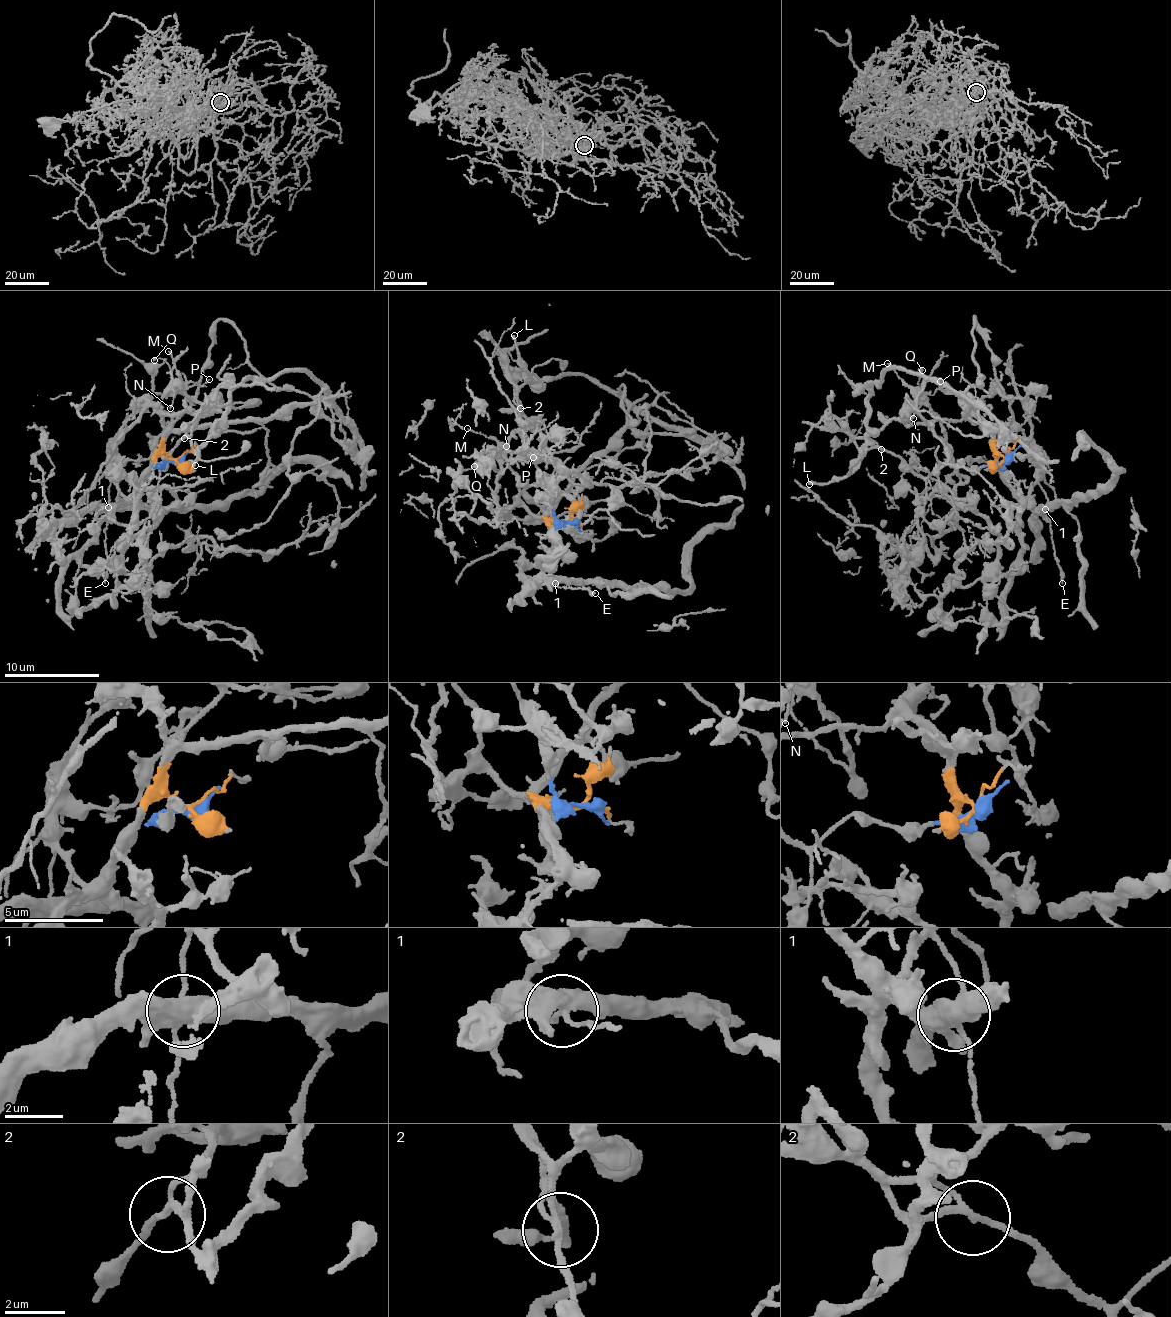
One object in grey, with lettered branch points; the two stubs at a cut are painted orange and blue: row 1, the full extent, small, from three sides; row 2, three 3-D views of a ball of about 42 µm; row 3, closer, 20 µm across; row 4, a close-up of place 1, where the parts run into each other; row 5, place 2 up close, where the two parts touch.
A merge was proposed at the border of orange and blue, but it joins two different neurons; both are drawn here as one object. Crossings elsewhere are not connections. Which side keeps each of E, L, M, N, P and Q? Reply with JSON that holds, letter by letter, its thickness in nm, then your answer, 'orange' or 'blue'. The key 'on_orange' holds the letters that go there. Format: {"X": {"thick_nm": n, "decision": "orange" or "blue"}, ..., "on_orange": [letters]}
{"E": {"thick_nm": 240, "decision": "orange"}, "L": {"thick_nm": 240, "decision": "blue"}, "M": {"thick_nm": 140, "decision": "orange"}, "N": {"thick_nm": 110, "decision": "orange"}, "P": {"thick_nm": 70, "decision": "orange"}, "Q": {"thick_nm": 130, "decision": "orange"}, "on_orange": ["E", "M", "N", "P", "Q"]}

